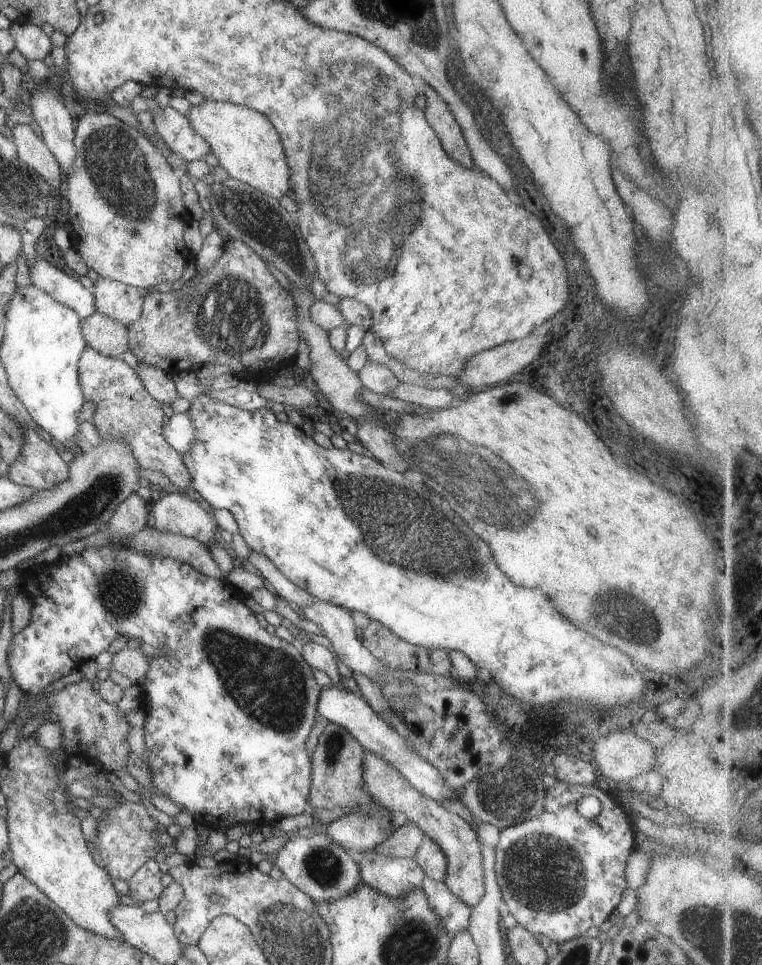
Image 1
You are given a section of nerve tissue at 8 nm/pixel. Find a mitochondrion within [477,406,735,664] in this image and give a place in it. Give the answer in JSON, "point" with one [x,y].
{"point":[610,603]}

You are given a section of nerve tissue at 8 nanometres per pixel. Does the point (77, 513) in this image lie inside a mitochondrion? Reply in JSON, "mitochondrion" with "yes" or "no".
{"mitochondrion":"yes"}

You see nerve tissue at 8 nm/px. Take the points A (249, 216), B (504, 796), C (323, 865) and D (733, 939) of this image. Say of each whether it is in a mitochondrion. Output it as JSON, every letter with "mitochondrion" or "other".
{"A":"mitochondrion","B":"mitochondrion","C":"mitochondrion","D":"mitochondrion"}

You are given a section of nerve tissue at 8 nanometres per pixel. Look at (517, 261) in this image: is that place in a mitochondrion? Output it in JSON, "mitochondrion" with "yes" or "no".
{"mitochondrion":"no"}

